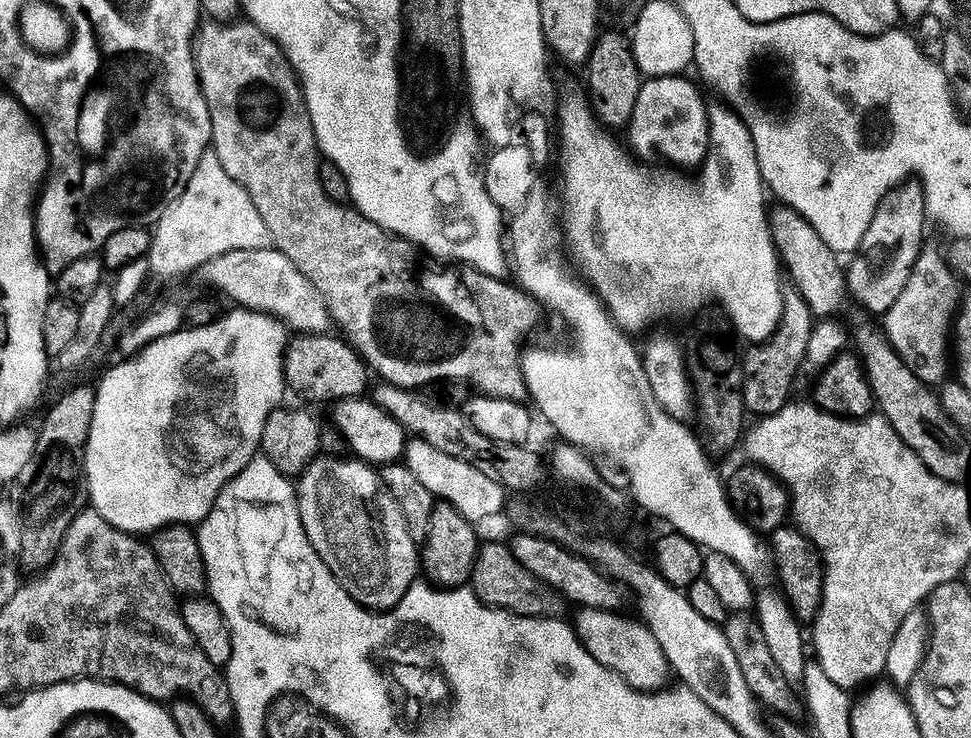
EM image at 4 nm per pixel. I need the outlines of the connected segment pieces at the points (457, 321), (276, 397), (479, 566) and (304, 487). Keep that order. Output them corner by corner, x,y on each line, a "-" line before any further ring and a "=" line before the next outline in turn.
236,18
231,22
208,22
199,29
194,40
194,51
196,53
196,79
200,81
200,89
206,98
206,106
210,110
210,122
212,123
211,151
216,153
218,162
222,162
222,170
230,174
232,180
237,180
250,194
250,202
254,202
254,210
262,214
262,222
266,230
270,230
272,244
298,266
298,270
316,288
316,293
324,299
324,305
328,308
329,317
336,320
352,336
351,343
357,352
364,357
370,365
371,371
380,375
381,381
397,384
400,388
419,389
419,384
432,384
435,380
469,380
476,390
500,390
496,388
508,388
512,384
512,379
516,380
520,371
520,357
524,339
532,332
532,327
540,320
541,305
530,304
530,295
520,304
446,304
448,298
436,298
436,294
428,286
430,278
430,266
420,266
416,269
416,252
407,239
397,238
391,235
382,226
378,226
370,218
363,216
355,207
347,206
343,208
340,204
335,204
330,197
324,193
324,188
320,185
320,164
316,161
318,156
318,145
316,135
310,122
310,113
304,101
304,94
300,91
300,82
292,71
292,63
284,56
284,50
276,44
276,41
269,38
257,24
252,23
247,18
=
241,306
233,307
231,310
233,312
225,311
209,325
201,328
181,326
176,332
150,341
135,355
121,359
121,364
106,369
100,384
95,385
94,418
90,422
88,444
84,448
84,478
88,482
91,507
95,508
98,514
102,514
102,518
106,518
110,526
133,534
151,534
159,528
167,528
169,524
199,525
214,506
218,494
258,455
262,426
268,415
281,407
283,401
280,399
283,398
285,389
268,388
268,383
283,373
284,354
290,343
290,332
283,320
276,319
275,322
270,322
270,316
264,312
253,312
251,308
=
492,540
481,543
476,550
474,558
474,570
470,587
474,595
484,605
490,608
503,608
506,612
512,612
515,616
546,616
556,618
566,608
566,601
560,593
554,591
549,584
539,580
518,558
514,558
511,547
507,543
499,544
=
317,456
305,465
296,482
297,504
304,533
315,552
322,558
323,564
355,601
365,608
388,611
401,600
419,575
417,541
409,532
403,510
398,506
392,492
381,482
373,465
355,458
344,460
323,456

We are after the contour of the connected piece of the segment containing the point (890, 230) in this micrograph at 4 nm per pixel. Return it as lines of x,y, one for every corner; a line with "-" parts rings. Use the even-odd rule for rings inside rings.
910,178
893,188
889,188
876,207
870,223
864,228
862,242
858,245
858,255
854,262
848,264
845,271
845,289
847,293
860,304
868,314
883,314
890,310
894,299
902,292
913,270
913,264
920,256
924,242
924,220
928,218
928,202
924,195
923,185
916,179

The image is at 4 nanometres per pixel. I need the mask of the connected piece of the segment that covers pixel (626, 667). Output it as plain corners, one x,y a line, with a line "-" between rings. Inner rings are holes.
579,607
572,618
573,629
583,647
600,665
618,673
631,688
640,691
657,691
670,676
668,660
643,621
622,615
622,612
604,608

